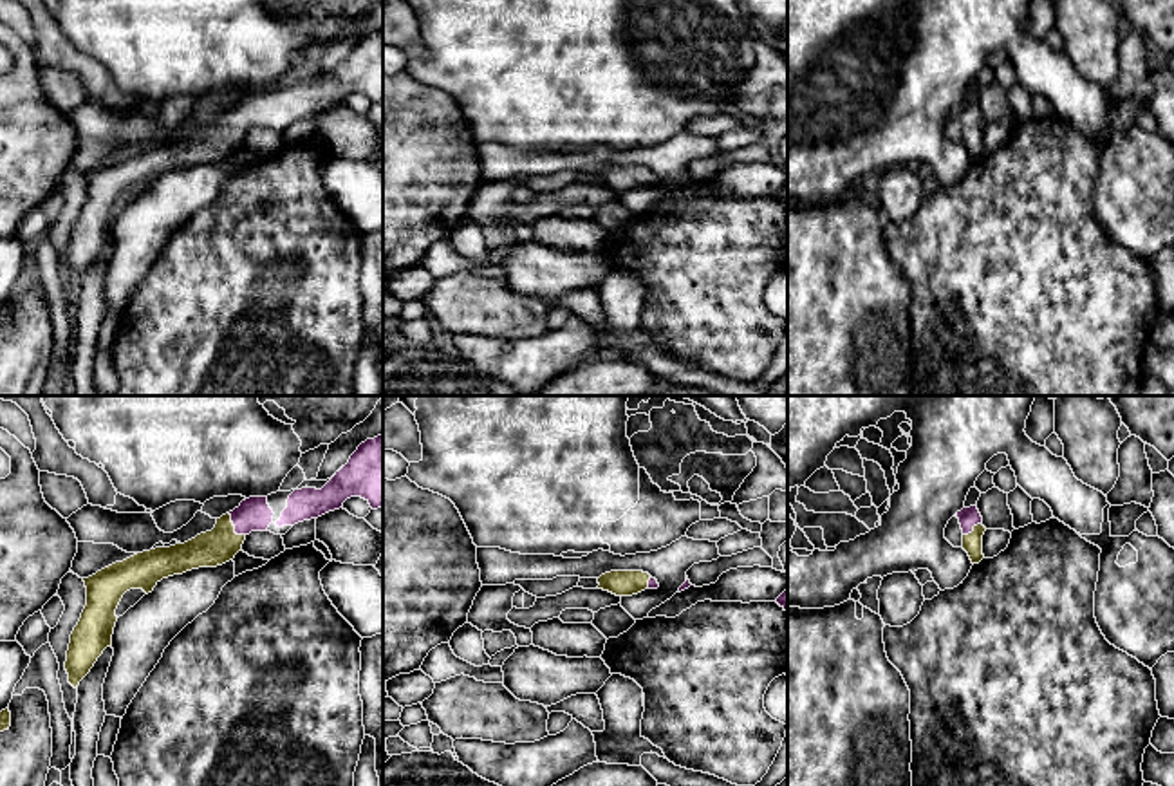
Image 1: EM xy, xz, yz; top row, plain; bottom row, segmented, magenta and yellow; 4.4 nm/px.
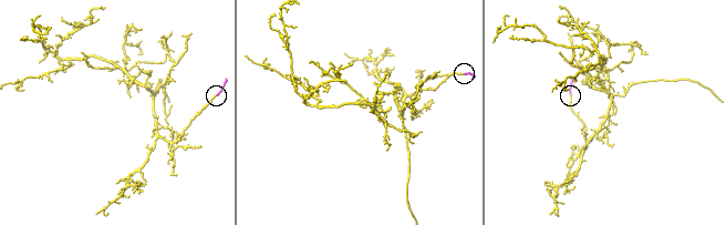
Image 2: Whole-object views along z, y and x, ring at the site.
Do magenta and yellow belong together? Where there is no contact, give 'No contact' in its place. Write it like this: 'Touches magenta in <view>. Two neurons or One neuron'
Touches magenta in xy. One neuron

